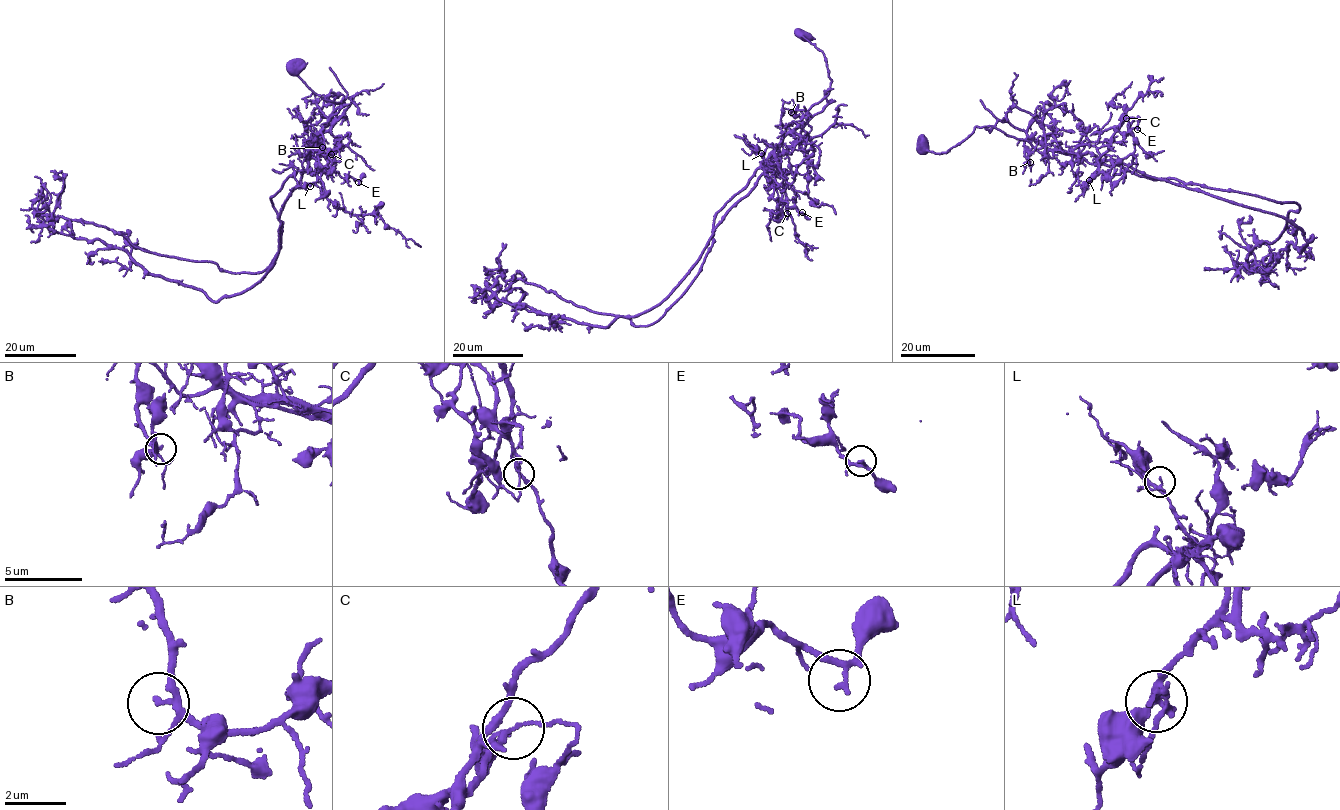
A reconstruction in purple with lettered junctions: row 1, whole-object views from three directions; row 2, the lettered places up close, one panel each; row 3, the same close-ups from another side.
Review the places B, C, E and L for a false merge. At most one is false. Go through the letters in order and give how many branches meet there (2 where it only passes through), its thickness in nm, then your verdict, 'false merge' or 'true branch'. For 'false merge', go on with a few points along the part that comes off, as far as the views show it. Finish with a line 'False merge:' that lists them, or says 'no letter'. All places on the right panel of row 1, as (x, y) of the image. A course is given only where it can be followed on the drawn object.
B: branches 2; calibre 110 nm; true branch
C: branches 2; calibre 120 nm; false merge; course (1126, 118), (1121, 142), (1068, 152), (1313, 237), (1266, 271), (1247, 255)
E: branches 2; calibre 130 nm; true branch
L: branches 2; calibre 140 nm; true branch
False merge: C

